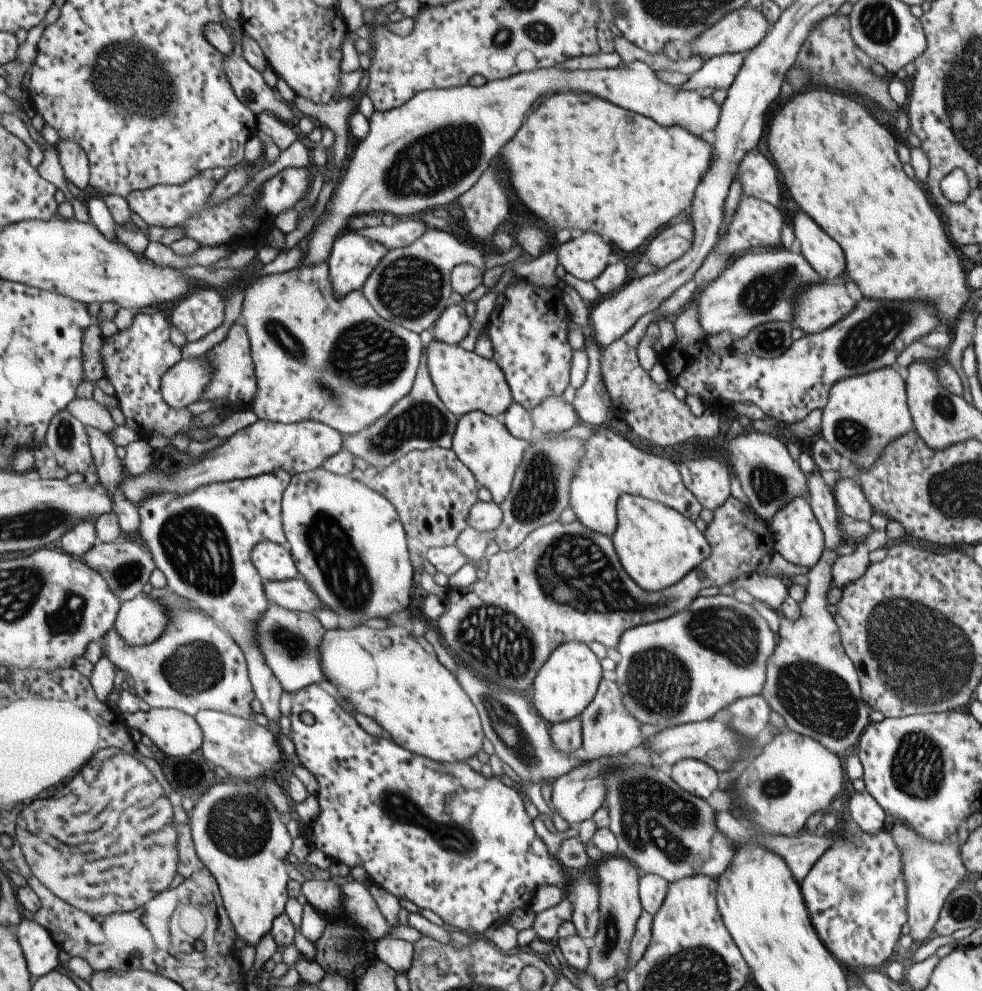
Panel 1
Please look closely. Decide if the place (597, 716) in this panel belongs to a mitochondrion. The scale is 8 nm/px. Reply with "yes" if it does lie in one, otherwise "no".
yes

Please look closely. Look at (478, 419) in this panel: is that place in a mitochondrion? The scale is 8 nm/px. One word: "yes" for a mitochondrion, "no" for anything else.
no

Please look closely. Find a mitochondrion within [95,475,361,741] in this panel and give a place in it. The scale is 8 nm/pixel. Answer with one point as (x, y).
(195, 543)

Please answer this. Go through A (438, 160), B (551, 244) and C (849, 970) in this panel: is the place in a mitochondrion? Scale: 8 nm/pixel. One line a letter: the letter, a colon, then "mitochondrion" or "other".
A: mitochondrion
B: other
C: other

